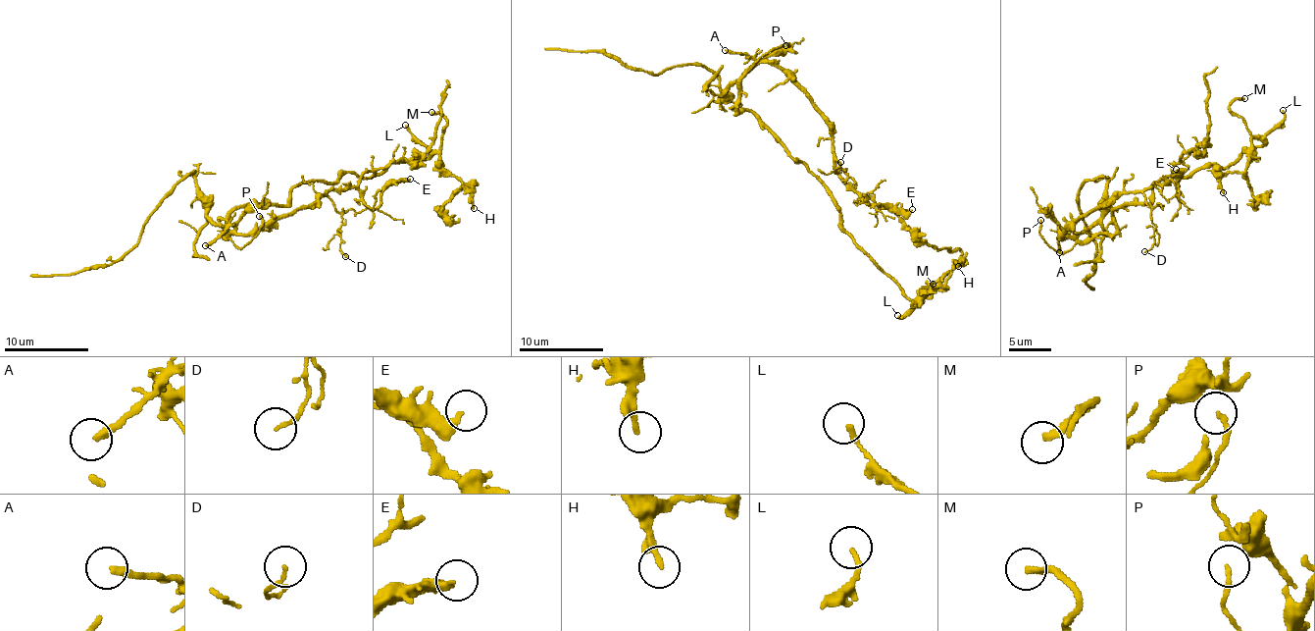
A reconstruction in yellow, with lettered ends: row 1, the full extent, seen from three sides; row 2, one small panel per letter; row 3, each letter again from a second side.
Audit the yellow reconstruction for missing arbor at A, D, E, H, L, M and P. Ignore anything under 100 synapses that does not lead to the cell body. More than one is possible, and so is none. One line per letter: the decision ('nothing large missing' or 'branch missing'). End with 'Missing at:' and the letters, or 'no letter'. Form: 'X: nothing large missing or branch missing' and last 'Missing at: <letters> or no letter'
A: nothing large missing
D: nothing large missing
E: nothing large missing
H: nothing large missing
L: nothing large missing
M: nothing large missing
P: nothing large missing
Missing at: no letter

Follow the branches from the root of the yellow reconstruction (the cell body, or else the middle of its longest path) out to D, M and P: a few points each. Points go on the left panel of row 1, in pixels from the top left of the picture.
D: (226, 229), (222, 233), (225, 236), (255, 234), (324, 194), (332, 202), (343, 219), (339, 248), (345, 256)
M: (226, 229), (238, 207), (281, 206), (296, 185), (431, 157), (447, 125), (431, 112)
P: (226, 229), (223, 233), (226, 236), (241, 248), (259, 230), (259, 216)

